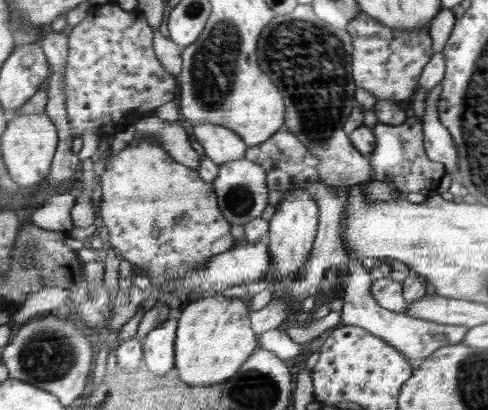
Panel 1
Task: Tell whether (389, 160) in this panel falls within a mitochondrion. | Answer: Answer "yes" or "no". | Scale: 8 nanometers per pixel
no

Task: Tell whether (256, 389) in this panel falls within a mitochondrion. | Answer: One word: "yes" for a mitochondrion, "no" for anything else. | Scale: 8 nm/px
yes

